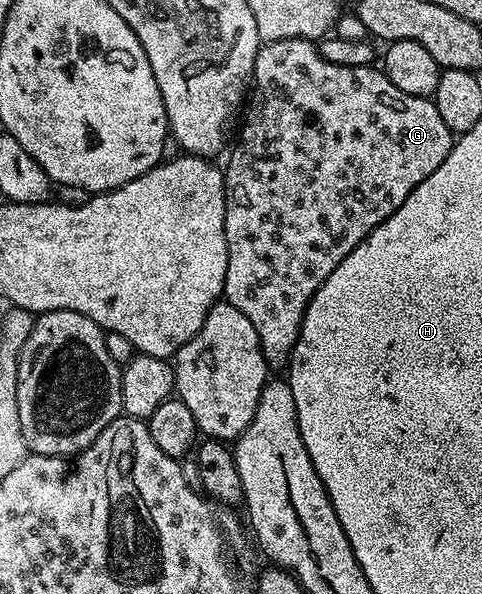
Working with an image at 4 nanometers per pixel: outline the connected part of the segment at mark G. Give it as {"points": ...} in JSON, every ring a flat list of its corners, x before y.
{"points":[[279,39,278,41,267,41,261,46,260,52,256,54,252,78,250,80,250,102,247,104,246,110,242,115,242,123,244,119,244,128,241,129,240,140,237,141,236,148,233,149,232,156,228,159,228,167,225,166,223,168,224,212,226,213,226,249,228,250,228,264,226,265,226,281,224,282,223,298,230,305,234,305,234,309,238,309,238,313,246,313,246,318,249,319,250,325,254,325,254,329,260,338,260,347,264,351,264,360,268,362,269,368,287,368,288,361,292,357,294,345,298,341,298,333,300,332,300,326,304,320,304,314,308,308,308,303,312,300,314,292,324,284,326,277,330,277,330,273,334,273,334,269,338,269,338,265,342,265,342,261,346,256,348,256,348,254,350,254,379,223,385,223,388,218,403,205,406,201,406,197,410,197,410,193,414,193,414,189,418,185,422,185,422,181,426,181,426,177,430,177,430,173,434,173,434,169,438,169,438,165,442,165,442,161,446,161,446,157,452,148,454,133,448,128,446,121,442,121,442,117,438,117,438,109,436,108,435,102,433,102,431,98,423,99,422,97,414,97,410,93,402,93,402,89,398,89,398,85,394,85,394,81,390,81,385,77,383,70,376,68,375,71,374,68,375,66,372,65,367,67,332,65,330,61,326,61,320,56,319,46,310,39]]}

